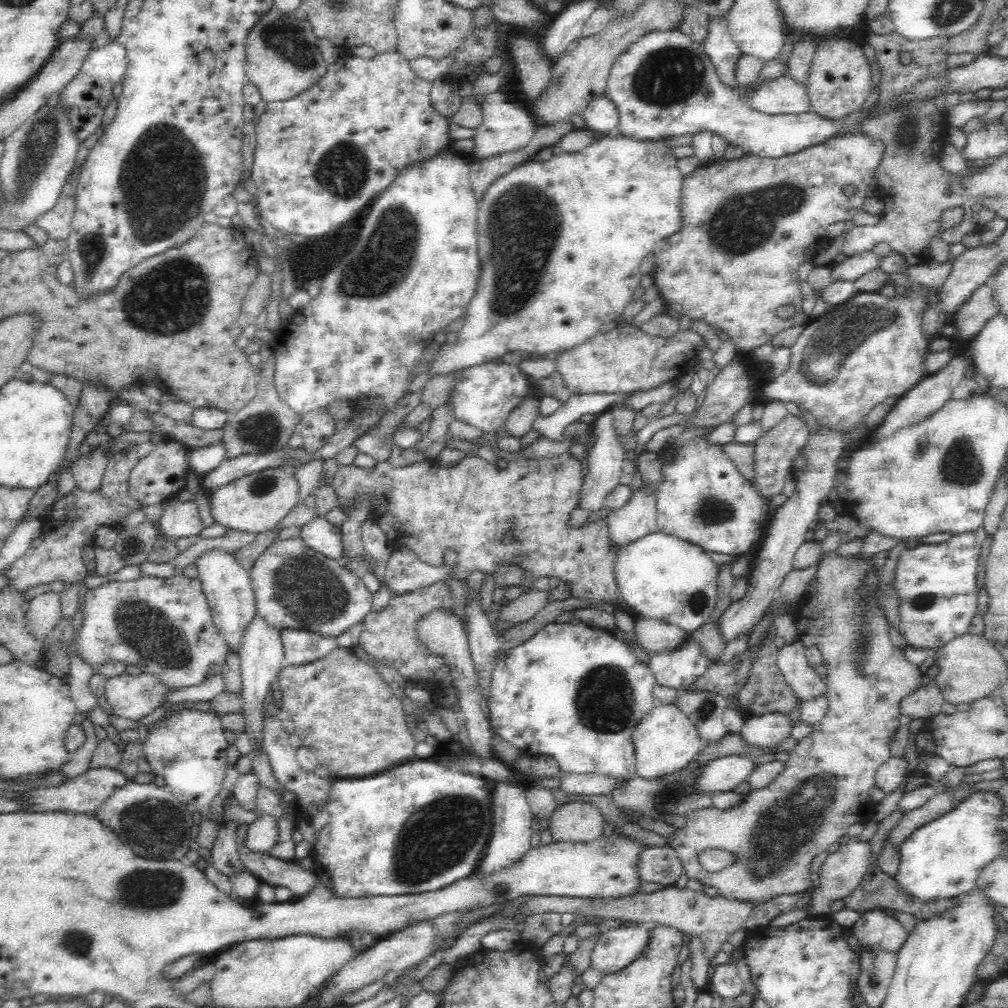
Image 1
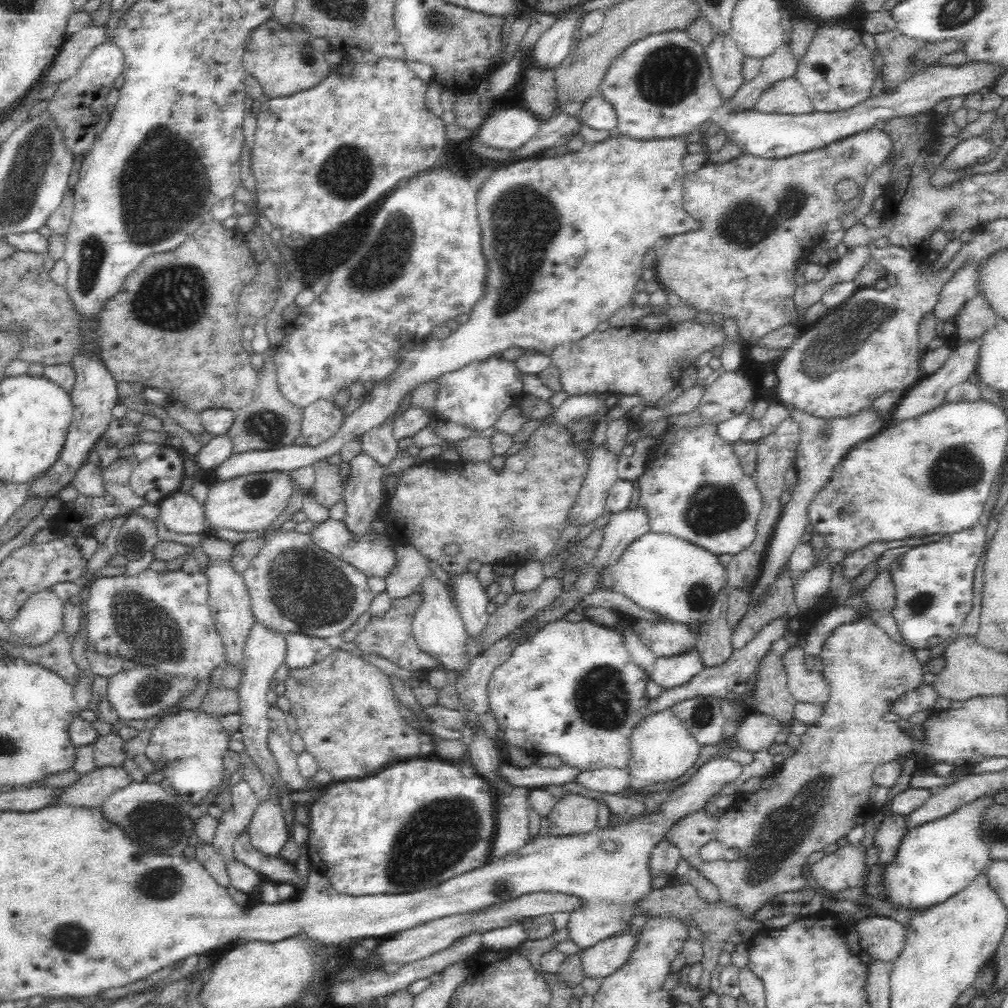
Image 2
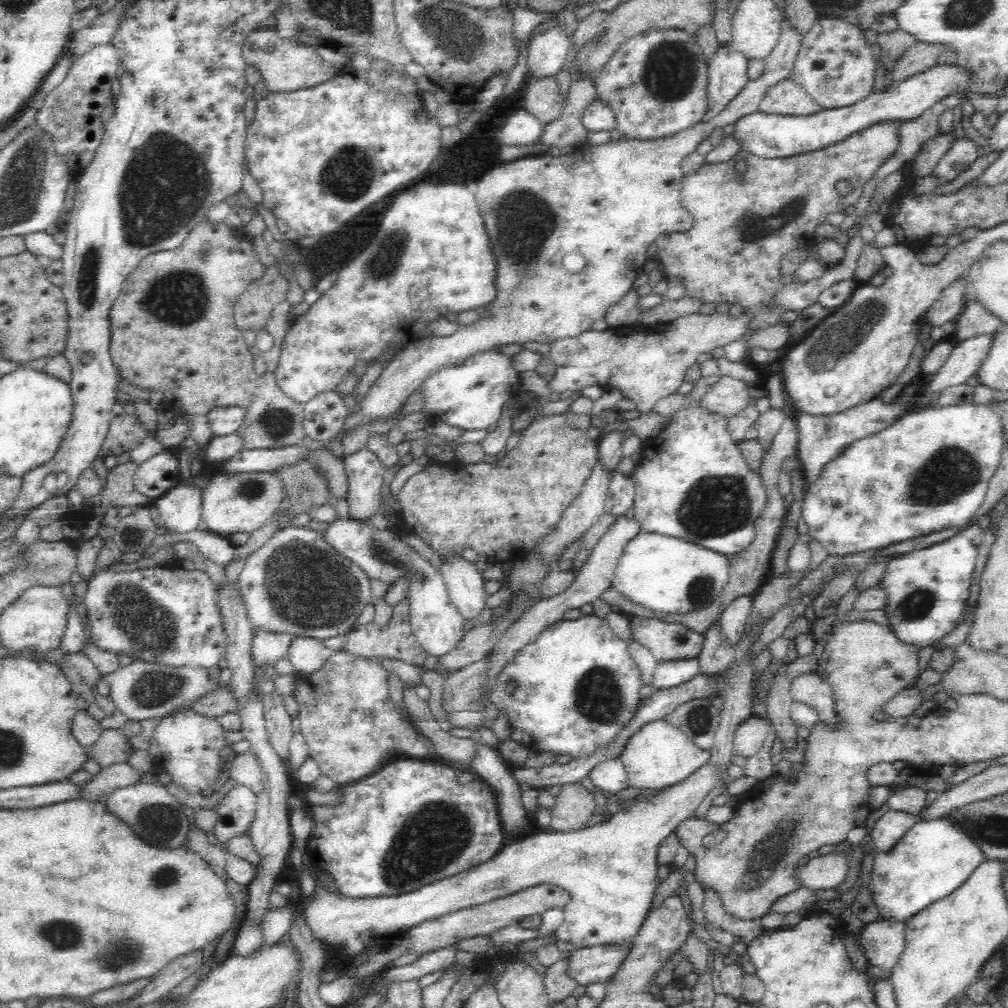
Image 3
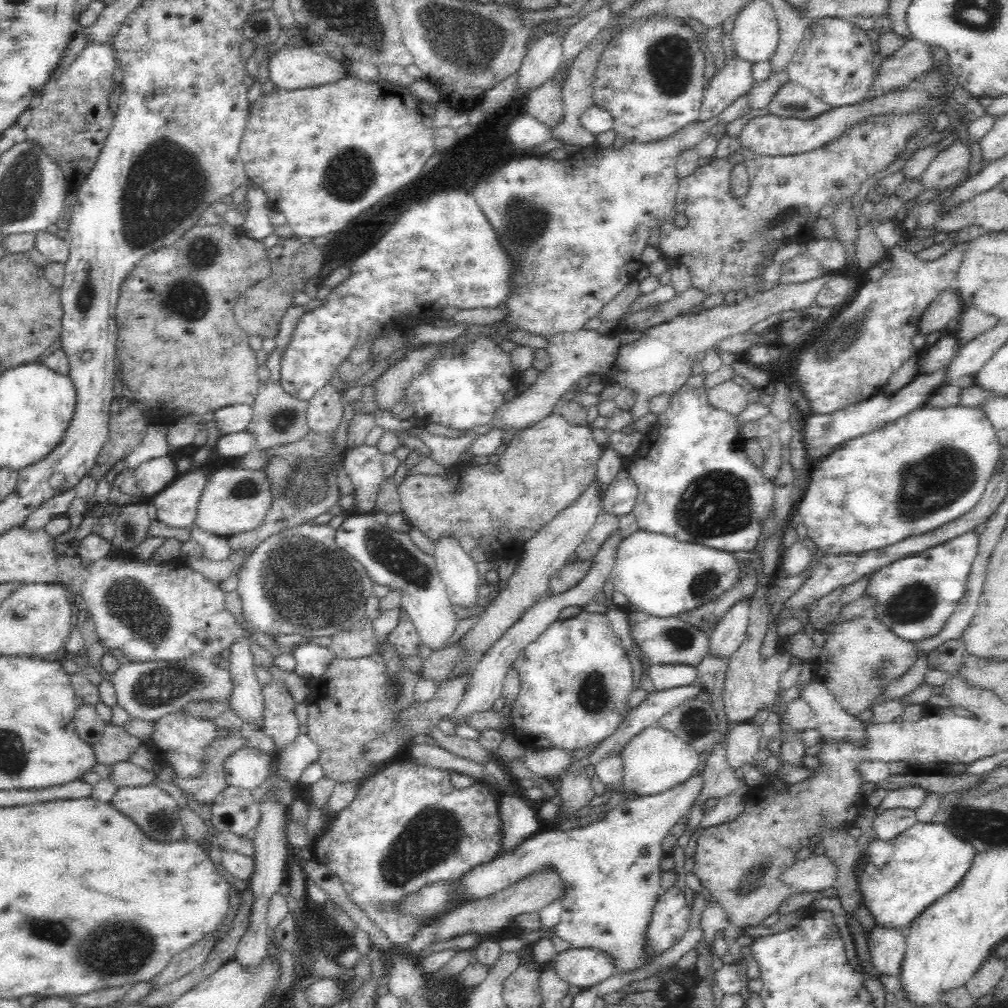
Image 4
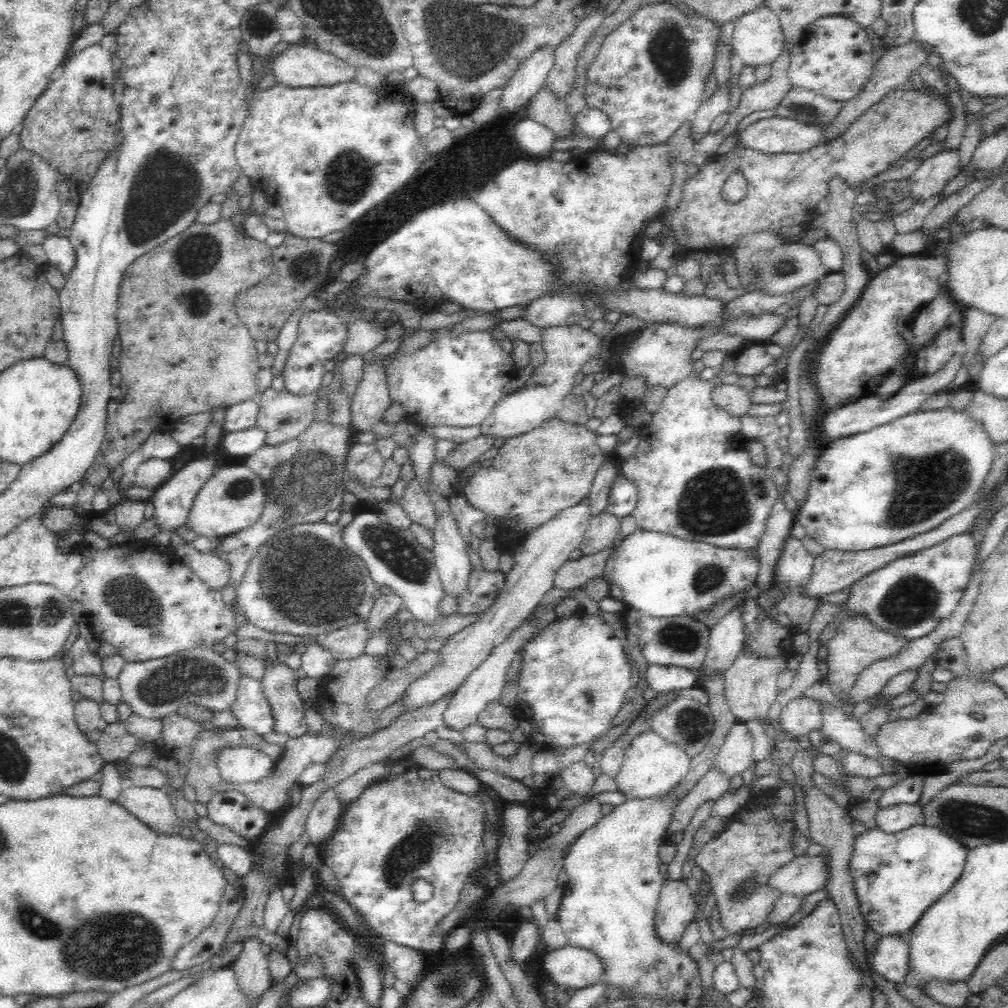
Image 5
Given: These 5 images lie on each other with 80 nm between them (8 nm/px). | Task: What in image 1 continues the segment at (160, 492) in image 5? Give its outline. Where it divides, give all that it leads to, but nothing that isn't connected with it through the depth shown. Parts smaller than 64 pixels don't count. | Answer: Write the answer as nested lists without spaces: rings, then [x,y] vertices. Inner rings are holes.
[[[172,498],[171,503],[165,506],[159,522],[160,535],[168,539],[170,537],[174,542],[198,536],[205,528],[195,501],[181,501],[178,498]]]

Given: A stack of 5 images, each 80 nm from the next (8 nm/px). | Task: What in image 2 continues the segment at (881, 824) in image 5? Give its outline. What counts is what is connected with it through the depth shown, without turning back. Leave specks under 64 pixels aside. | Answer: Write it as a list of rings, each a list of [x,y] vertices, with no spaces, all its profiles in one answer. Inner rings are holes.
[[[890,813],[884,818],[884,822],[875,833],[874,843],[878,848],[878,863],[889,865],[897,850],[902,837],[906,834],[906,820],[901,815]]]

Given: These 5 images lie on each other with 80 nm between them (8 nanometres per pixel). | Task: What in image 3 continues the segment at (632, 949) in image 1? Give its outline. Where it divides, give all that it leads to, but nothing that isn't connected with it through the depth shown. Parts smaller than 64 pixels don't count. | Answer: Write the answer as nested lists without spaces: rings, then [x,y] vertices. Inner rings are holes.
[[[600,944],[576,949],[568,956],[568,974],[582,986],[590,982],[606,983],[620,968],[628,951],[625,944]]]

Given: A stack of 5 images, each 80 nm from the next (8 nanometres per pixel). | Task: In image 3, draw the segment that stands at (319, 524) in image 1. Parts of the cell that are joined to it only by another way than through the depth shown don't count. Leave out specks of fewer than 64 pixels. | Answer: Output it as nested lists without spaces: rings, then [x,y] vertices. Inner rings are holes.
[[[335,519],[329,522],[322,533],[323,540],[329,542],[342,557],[357,564],[371,579],[378,579],[390,585],[398,578],[410,581],[407,599],[410,607],[411,628],[419,648],[430,656],[444,656],[456,648],[457,642],[465,635],[464,619],[451,603],[441,571],[432,567],[412,547],[401,540],[401,534],[390,528],[377,530],[370,522],[354,519]]]

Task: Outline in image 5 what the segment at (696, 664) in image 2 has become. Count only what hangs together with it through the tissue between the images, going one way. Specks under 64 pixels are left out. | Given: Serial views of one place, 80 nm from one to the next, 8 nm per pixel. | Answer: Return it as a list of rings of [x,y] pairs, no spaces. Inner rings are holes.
[[[649,665],[646,672],[647,684],[656,693],[689,691],[698,685],[698,678],[698,672],[672,665]]]

